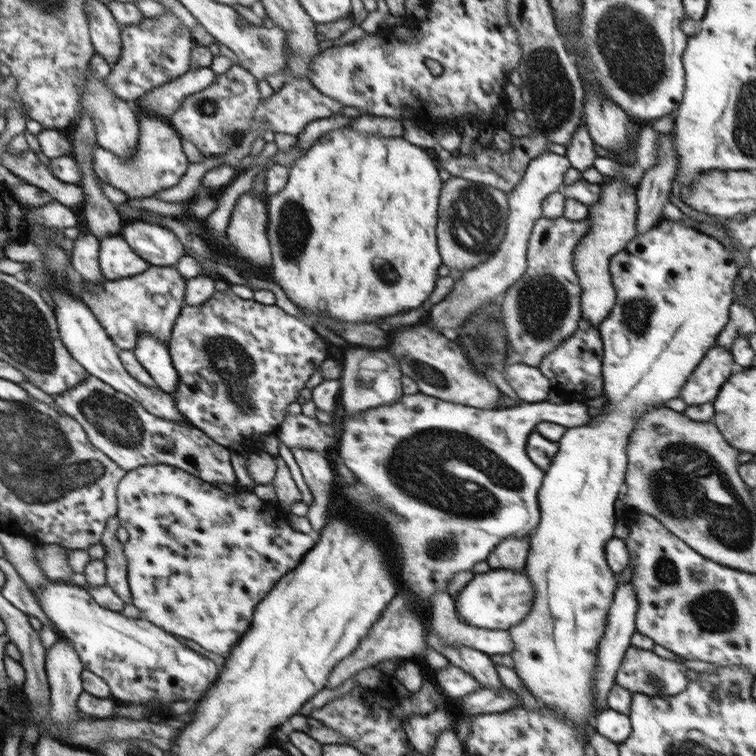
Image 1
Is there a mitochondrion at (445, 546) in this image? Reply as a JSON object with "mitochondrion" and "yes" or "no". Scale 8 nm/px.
{"mitochondrion":"yes"}

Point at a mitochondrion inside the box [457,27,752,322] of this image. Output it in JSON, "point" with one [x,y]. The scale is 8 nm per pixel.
{"point":[552,99]}

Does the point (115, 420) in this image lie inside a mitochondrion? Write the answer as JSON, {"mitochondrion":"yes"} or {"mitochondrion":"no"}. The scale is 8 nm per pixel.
{"mitochondrion":"yes"}

